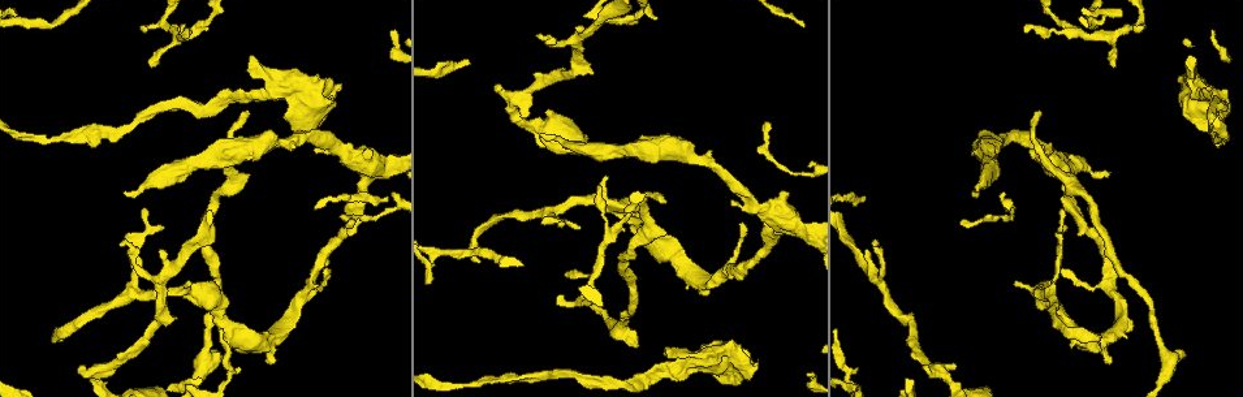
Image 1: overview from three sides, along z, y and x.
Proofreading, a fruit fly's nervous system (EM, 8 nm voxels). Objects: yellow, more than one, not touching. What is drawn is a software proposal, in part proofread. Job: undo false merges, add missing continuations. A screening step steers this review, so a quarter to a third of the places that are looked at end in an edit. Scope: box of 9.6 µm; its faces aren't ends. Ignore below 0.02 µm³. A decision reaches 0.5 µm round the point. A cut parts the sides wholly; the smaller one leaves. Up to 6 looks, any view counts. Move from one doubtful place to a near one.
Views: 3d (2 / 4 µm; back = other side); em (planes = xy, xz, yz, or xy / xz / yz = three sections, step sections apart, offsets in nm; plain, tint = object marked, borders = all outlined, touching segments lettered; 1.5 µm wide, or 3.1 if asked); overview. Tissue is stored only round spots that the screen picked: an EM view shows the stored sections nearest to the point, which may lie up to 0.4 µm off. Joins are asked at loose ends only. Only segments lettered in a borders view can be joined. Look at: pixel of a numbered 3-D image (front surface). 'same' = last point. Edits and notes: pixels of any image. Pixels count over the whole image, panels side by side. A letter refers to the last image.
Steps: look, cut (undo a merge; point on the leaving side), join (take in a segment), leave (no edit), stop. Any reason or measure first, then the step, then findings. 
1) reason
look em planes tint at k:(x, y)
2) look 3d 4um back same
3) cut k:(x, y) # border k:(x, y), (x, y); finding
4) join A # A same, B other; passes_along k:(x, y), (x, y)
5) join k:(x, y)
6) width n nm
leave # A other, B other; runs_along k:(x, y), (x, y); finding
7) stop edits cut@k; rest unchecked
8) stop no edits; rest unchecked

look 3d 4um at 1:(942, 373)

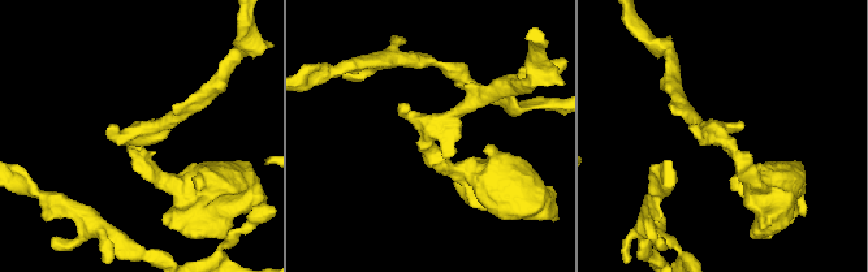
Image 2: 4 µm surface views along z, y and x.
now the EM
look em yz step 4 tint at 2:(135, 140)

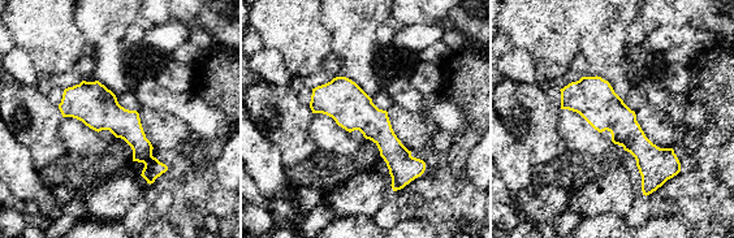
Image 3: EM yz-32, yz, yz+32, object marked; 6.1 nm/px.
look em yz step 4 borders same

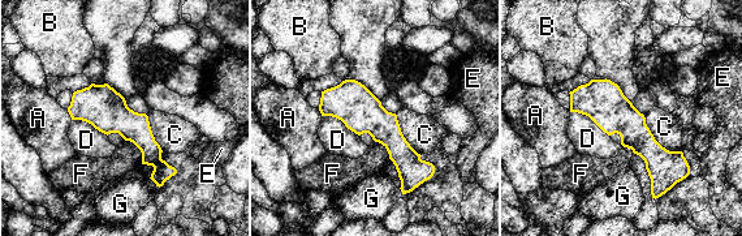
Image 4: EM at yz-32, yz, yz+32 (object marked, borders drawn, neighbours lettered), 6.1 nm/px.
width 260 nm
leave # A other, B other, C other, D other, E other, F other, G other; runs_along 4:(324, 94), (352, 102), (428, 172); continuous, no second neuron

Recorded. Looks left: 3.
look em planes borders at 1:(1037, 113)

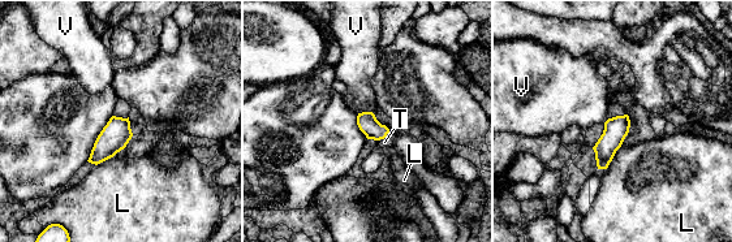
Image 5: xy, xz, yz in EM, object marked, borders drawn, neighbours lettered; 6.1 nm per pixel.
width 120 nm
join T # L other, T same, V other; passes_along 5:(369, 125), (382, 138), (390, 138); the neuron continues

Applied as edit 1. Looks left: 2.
abrupt turn
look em xy step 8 borders at 1:(441, 249)

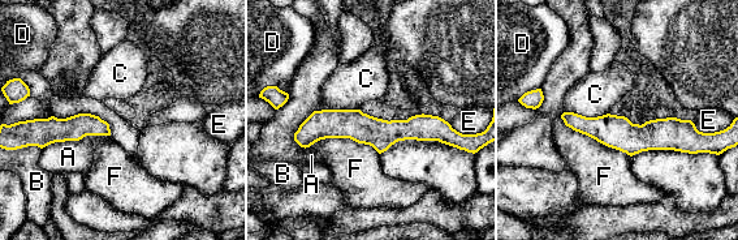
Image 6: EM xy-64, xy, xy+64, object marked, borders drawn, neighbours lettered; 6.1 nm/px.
width 110 nm
leave # A other, B other, C other, D other, E other, F other; runs_along 6:(448, 132), (314, 128), (297, 137); one neuron here

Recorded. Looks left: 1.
stop edits join@5; rest unchecked

